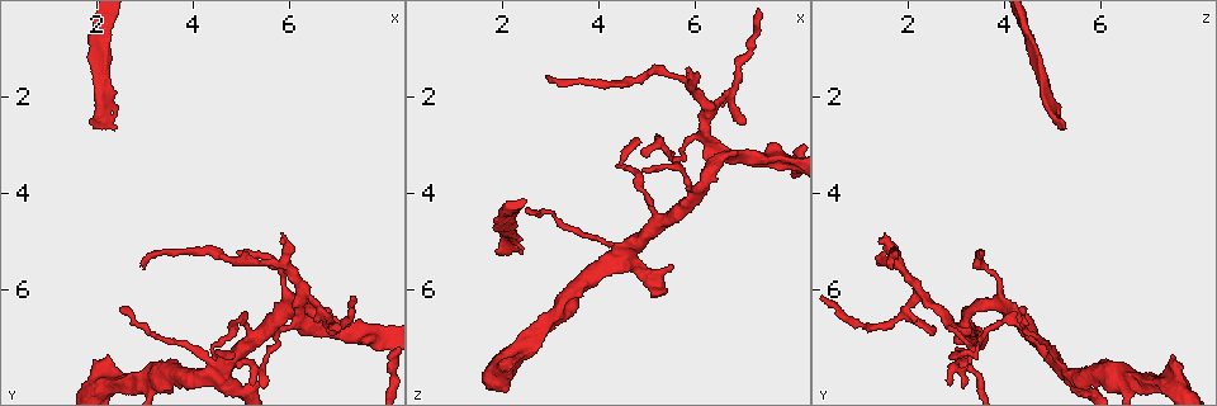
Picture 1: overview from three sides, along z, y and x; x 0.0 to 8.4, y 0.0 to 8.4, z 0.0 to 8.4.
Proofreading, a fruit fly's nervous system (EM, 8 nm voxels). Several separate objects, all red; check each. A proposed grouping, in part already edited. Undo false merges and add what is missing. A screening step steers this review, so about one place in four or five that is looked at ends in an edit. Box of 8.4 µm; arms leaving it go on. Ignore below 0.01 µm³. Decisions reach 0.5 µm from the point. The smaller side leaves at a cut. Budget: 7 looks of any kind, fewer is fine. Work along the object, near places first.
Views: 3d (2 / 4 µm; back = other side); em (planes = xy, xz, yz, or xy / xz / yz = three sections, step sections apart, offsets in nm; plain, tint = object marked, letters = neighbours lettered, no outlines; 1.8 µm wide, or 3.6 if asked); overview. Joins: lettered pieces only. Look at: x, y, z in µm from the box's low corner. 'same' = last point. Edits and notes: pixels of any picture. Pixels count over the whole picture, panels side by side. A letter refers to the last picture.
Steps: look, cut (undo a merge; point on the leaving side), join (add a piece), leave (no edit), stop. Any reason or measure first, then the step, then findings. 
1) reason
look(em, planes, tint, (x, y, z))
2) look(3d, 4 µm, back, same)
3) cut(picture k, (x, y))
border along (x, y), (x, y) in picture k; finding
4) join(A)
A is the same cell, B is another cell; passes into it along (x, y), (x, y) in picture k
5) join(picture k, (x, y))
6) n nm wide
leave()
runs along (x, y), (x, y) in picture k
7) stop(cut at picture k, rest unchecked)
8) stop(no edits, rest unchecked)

branch stops here
look(3d, 2 µm, (5.85, 5.00, 1.40))

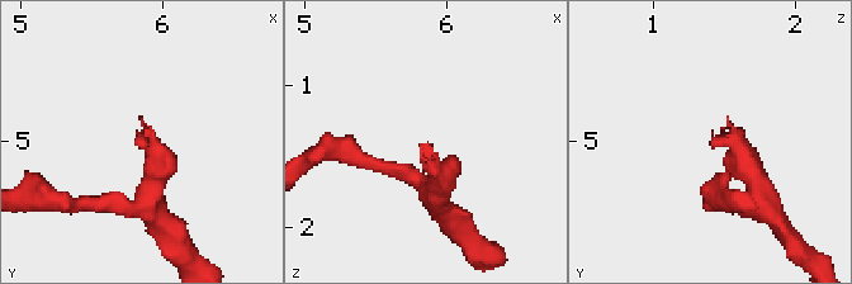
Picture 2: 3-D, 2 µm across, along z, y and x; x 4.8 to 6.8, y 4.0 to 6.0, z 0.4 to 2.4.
look(em, yz, step 4, tint, (5.84, 4.96, 1.42))

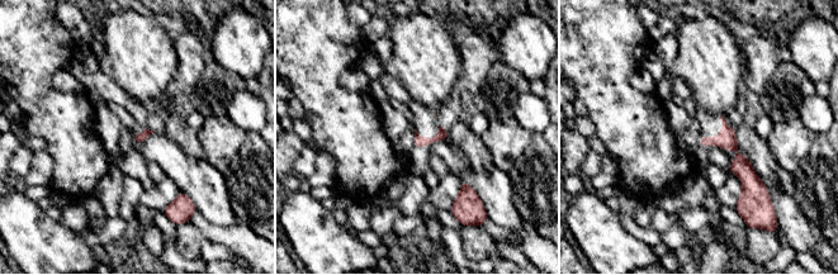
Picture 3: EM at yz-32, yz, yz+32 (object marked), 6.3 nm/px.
another direction
look(em, planes, letters, same)

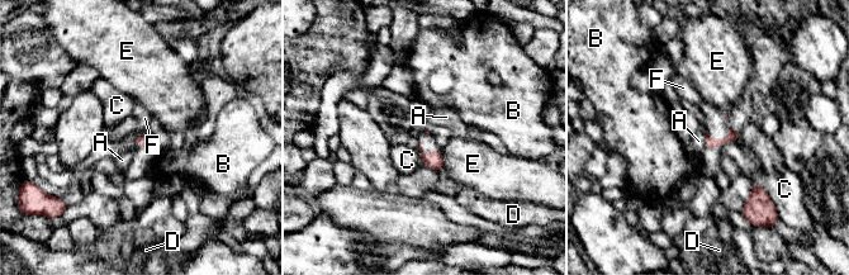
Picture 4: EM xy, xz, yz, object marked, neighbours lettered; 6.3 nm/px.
join(F)
F is the same cell, A, B, C, D and E are other cells; passes into it along (434, 160), (426, 155), (428, 143) in picture 4; it goes on there

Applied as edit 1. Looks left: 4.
look(overview)

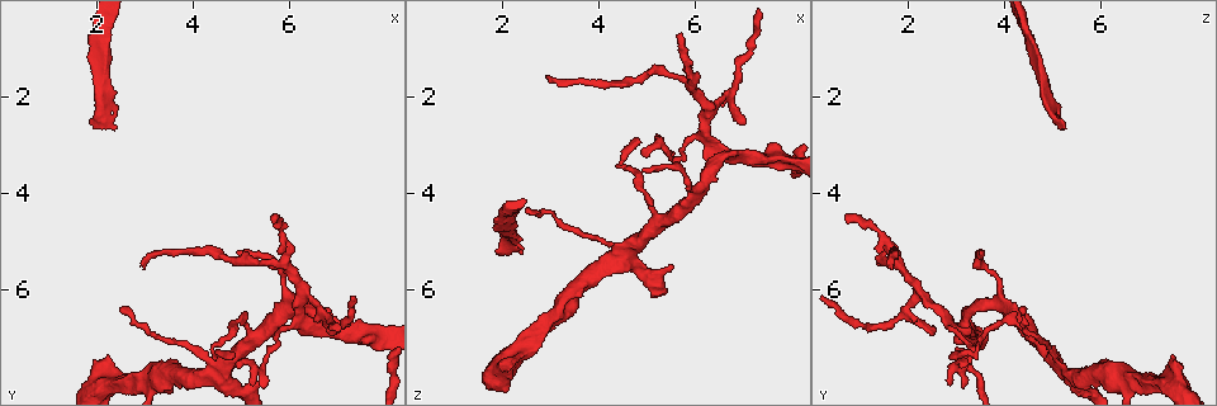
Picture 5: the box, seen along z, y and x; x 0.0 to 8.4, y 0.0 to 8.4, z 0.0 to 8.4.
four arms meet
look(em, planes, tint, (6.55, 6.55, 3.15))

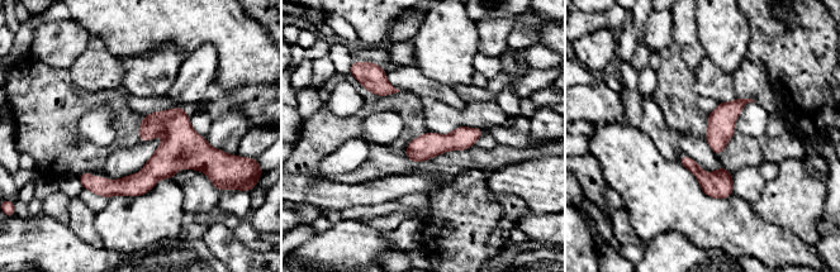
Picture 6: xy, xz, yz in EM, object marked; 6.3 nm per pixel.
see the neighbours
look(em, planes, letters, same)

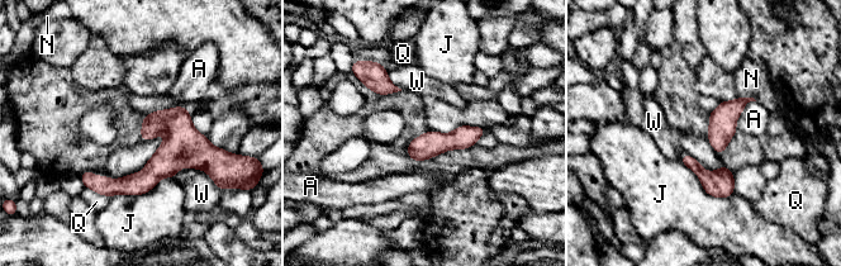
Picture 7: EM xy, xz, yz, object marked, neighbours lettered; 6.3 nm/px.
leave()
A, J, N, Q and W are other cells; all the same neuron

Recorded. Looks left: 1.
looks like a crossing
look(em, 3.6 µm, planes, letters, (4.50, 7.75, 5.45))

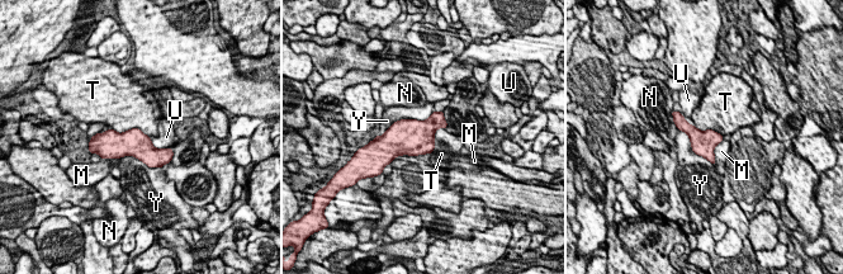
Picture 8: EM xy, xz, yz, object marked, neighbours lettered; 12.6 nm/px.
leave()
M, N, T, U and Y are other cells; border along (110, 127), (140, 128), (148, 137) in picture 8; all the same neuron

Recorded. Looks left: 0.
stop(join at picture 4, rest unchecked)

